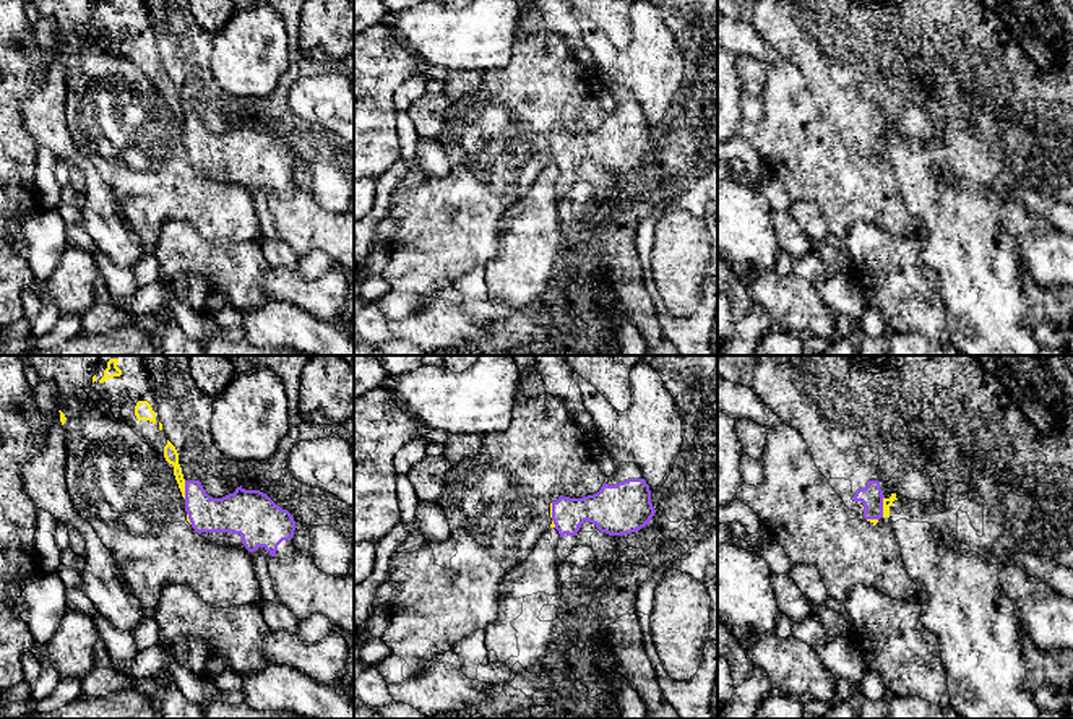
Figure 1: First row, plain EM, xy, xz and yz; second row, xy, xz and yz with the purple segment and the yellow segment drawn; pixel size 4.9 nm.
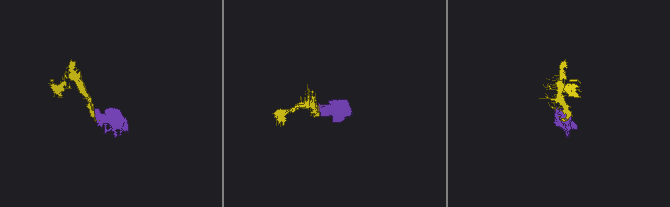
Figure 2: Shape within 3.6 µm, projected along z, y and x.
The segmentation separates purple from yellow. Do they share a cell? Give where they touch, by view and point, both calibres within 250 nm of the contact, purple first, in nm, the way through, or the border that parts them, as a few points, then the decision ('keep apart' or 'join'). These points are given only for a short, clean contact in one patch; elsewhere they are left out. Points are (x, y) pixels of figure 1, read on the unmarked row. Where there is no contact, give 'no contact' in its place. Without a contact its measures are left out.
meets purple in yz at (882, 143); 110 nm thick on the purple side, 50 nm on the other; border along yz (883, 133), (882, 153); keep apart

